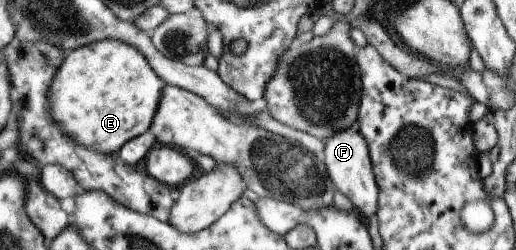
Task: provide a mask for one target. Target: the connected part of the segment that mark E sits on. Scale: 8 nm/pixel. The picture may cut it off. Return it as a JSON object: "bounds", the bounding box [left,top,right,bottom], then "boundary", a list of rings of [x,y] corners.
{"bounds":[49,39,166,154],"boundary":[[[106,39],[68,52],[49,88],[55,123],[78,144],[96,152],[114,154],[133,138],[148,132],[157,113],[166,82],[136,47]]]}

